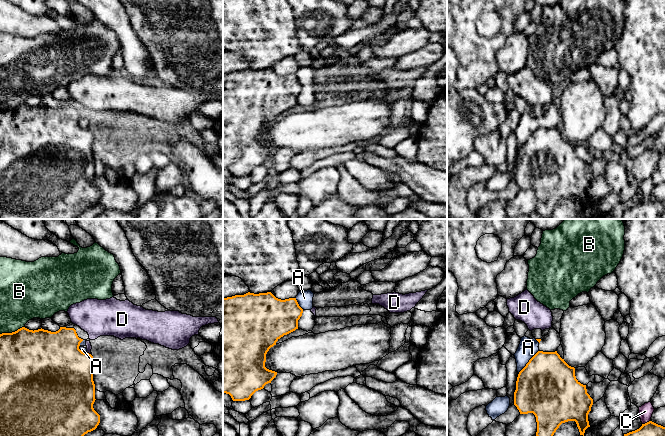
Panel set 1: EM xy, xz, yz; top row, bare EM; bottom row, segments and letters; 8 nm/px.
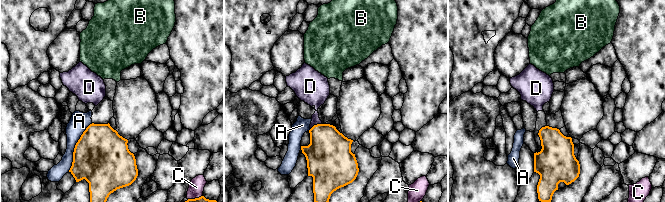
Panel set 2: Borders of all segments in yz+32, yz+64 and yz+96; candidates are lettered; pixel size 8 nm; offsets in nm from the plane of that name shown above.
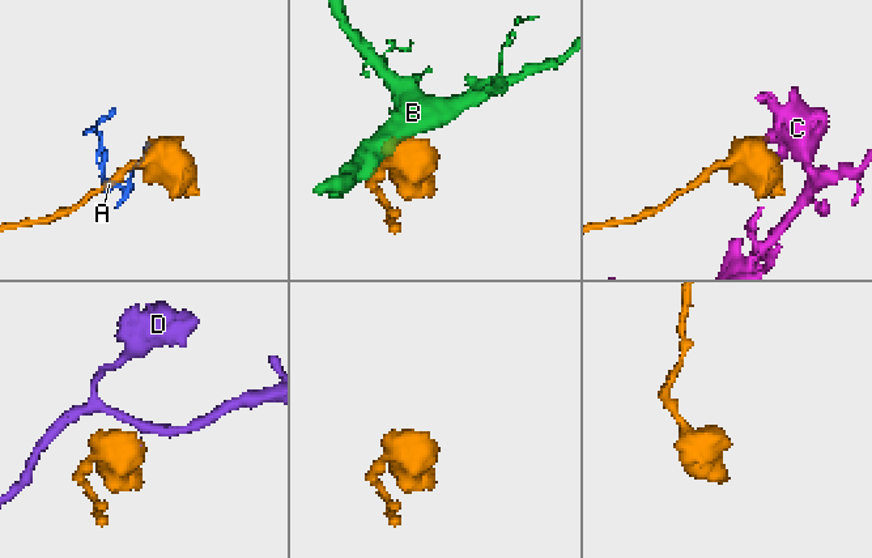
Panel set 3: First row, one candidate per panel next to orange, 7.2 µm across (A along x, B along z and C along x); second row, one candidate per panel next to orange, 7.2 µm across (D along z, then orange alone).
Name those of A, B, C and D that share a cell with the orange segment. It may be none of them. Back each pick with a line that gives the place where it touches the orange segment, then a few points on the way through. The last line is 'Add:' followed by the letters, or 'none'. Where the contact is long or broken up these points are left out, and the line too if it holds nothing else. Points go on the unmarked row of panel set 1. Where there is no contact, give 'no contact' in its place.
Add: none

